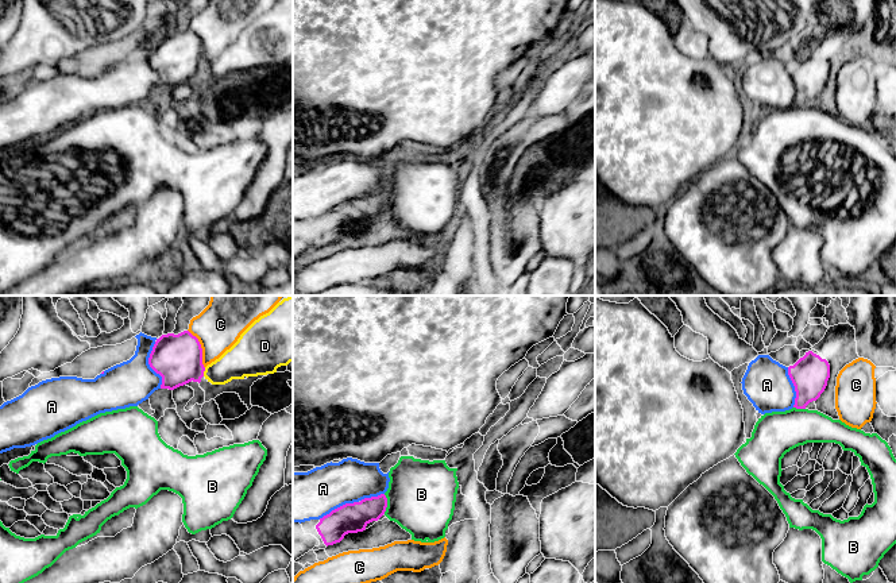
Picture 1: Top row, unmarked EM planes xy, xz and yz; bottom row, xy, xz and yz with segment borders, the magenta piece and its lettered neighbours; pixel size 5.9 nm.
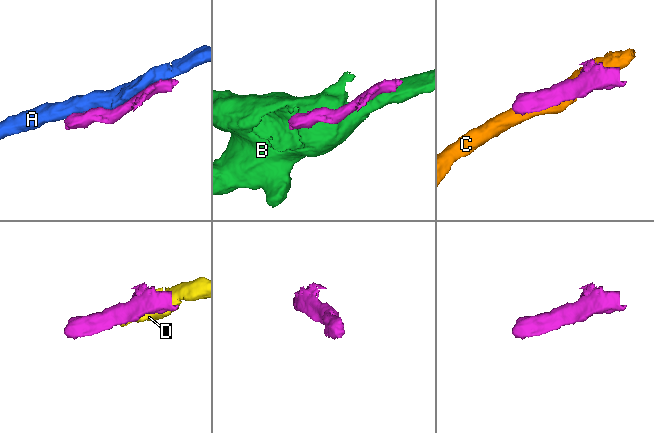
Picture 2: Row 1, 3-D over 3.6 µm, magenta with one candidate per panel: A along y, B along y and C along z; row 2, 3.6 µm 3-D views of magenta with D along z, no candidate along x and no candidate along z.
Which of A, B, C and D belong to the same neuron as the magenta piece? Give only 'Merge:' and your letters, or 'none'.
Merge: none

